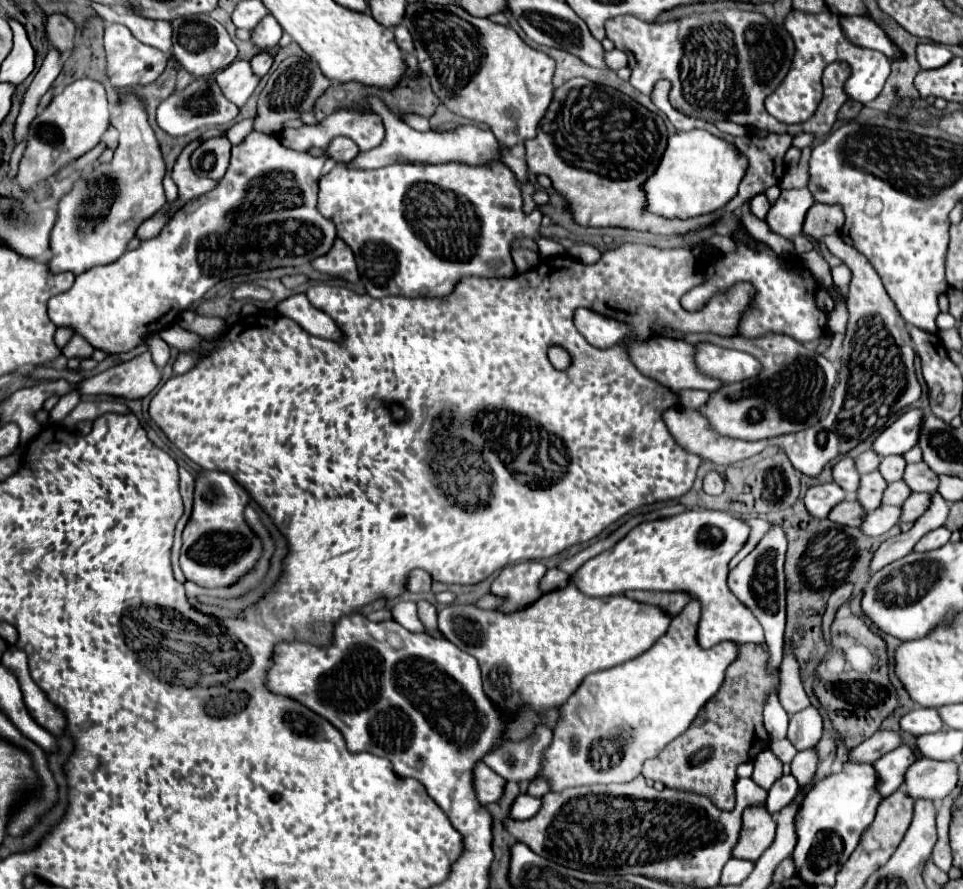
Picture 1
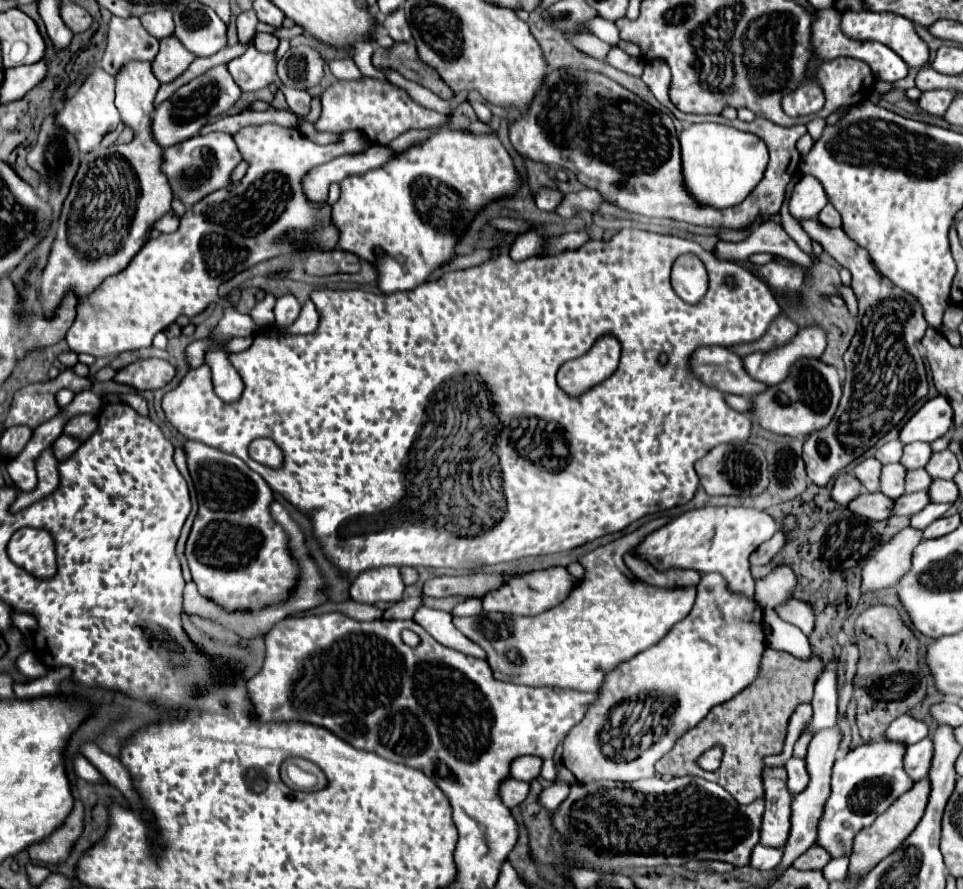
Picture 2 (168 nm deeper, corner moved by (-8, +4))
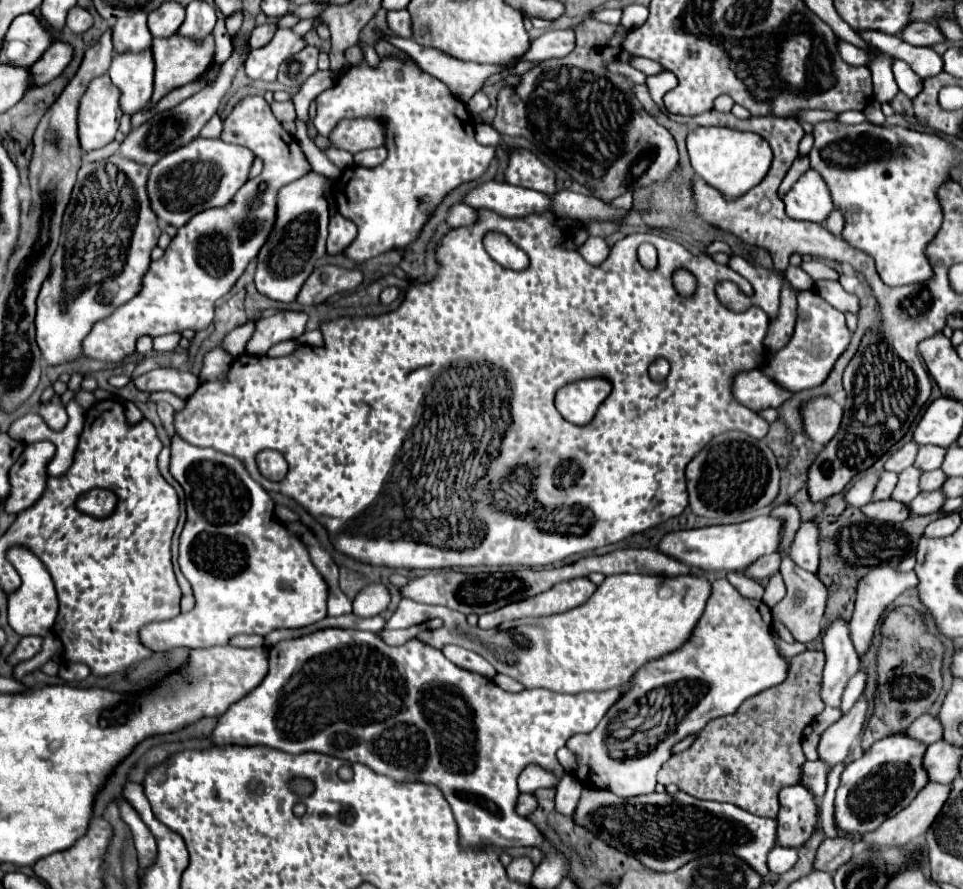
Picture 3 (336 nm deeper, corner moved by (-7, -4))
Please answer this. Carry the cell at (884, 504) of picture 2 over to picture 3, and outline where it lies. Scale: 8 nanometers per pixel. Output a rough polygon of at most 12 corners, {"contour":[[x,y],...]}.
{"contour":[[894,499],[872,501],[860,511],[882,523],[908,519],[908,507]]}

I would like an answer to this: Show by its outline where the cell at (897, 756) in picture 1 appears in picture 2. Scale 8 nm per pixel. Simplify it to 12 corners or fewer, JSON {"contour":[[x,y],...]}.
{"contour":[[933,741],[907,747],[905,765],[911,779],[929,775]]}

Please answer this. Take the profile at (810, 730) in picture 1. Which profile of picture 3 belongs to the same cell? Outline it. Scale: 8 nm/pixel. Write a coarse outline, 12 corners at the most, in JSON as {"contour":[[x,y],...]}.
{"contour":[[848,625],[826,629],[820,697],[840,707],[848,681],[860,671]]}

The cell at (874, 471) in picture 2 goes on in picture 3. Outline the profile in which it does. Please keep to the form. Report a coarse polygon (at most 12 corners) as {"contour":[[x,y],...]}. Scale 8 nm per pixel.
{"contour":[[882,471],[874,489],[874,501],[888,499],[898,475]]}

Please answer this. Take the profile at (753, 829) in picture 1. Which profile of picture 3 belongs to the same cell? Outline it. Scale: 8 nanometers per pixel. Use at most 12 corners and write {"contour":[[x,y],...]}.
{"contour":[[804,785],[778,795],[778,845],[814,833],[818,803]]}

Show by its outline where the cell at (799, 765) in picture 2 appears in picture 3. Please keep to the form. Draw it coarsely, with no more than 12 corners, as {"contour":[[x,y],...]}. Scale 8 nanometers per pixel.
{"contour":[[822,761],[802,765],[802,785],[824,797],[828,767]]}

